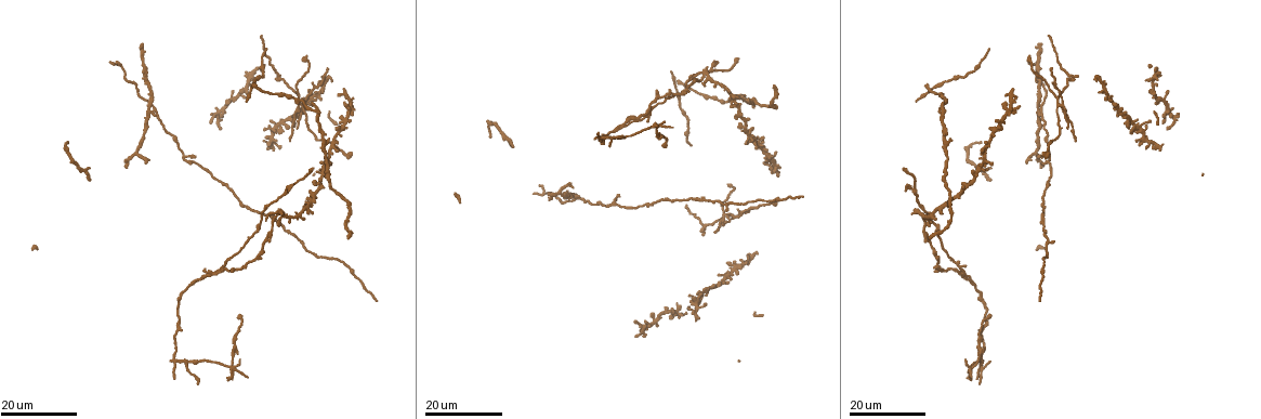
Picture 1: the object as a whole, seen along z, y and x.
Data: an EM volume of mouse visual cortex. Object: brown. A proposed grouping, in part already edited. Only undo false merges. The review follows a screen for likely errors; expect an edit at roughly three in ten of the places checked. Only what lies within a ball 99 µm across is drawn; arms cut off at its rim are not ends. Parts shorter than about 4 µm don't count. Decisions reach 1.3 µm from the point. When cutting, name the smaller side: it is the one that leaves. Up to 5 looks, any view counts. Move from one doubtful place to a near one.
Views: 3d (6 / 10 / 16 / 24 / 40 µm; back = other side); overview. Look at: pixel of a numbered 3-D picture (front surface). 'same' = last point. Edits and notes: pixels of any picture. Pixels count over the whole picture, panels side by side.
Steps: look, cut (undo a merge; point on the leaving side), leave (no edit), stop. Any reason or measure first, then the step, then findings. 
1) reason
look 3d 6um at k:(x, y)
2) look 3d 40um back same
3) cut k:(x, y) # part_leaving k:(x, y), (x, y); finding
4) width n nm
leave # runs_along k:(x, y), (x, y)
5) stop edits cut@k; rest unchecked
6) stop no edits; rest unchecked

branch point
look 3d 16um at 1:(1138, 127)

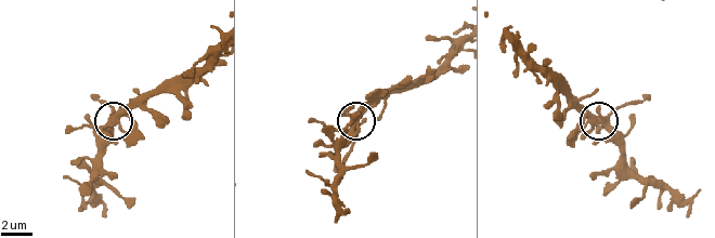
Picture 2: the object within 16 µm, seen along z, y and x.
look 3d 10um at 2:(611, 115)

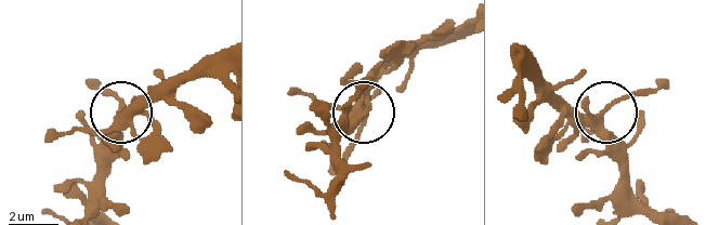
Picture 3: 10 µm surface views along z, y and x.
arms 3
leave # one cell here

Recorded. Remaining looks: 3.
four-way junction
look 3d 16um at 1:(722, 281)

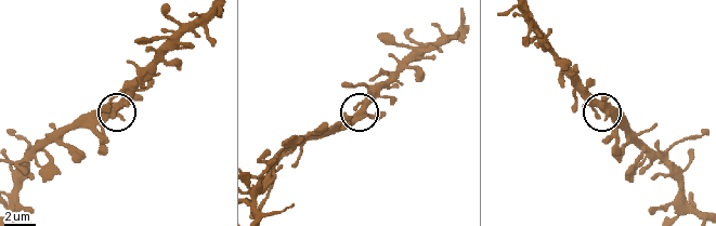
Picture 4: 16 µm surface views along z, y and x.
look 3d 6um at 4:(361, 111)

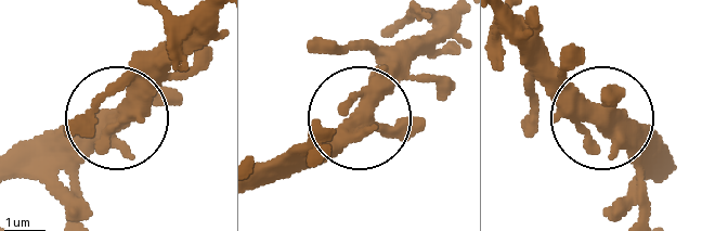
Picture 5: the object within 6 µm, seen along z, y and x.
width 400 nm
leave # one cell here

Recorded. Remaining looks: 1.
stop no edits; rest unchecked

